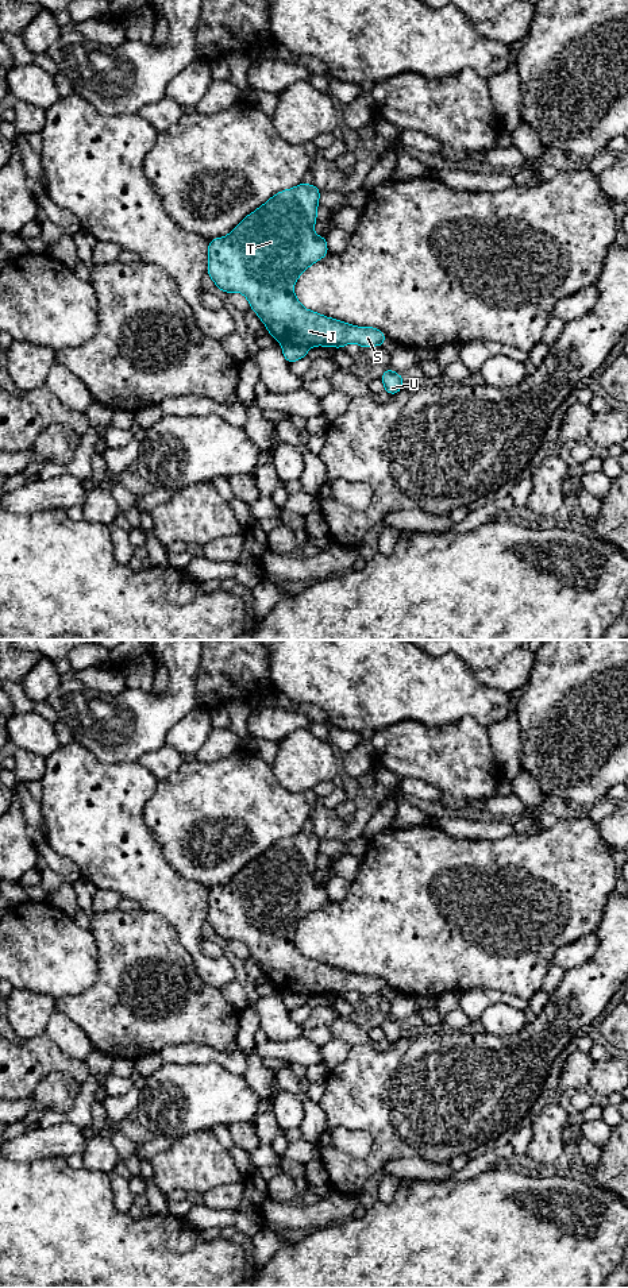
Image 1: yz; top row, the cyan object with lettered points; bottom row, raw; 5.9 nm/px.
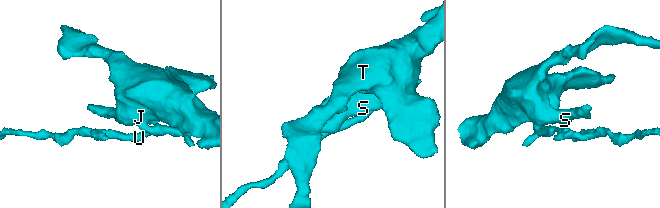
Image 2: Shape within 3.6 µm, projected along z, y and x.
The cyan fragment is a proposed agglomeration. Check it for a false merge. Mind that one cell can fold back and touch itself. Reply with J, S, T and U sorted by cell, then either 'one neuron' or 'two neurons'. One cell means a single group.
J S T / U; two neurons

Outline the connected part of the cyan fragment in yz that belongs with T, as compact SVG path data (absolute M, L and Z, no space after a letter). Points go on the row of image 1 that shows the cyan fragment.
M300 184L278 192L262 207L246 216L226 238L208 243L207 274L226 292L246 296L269 333L281 344L300 347L338 347L358 343L362 348L384 346L385 335L371 327L355 327L305 309L293 292L297 278L311 265L328 254L327 240L313 232L317 220L320 190Z

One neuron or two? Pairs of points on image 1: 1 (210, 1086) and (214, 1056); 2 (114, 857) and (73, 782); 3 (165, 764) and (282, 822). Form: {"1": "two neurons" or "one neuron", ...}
{"1": "two neurons", "2": "one neuron", "3": "two neurons"}

